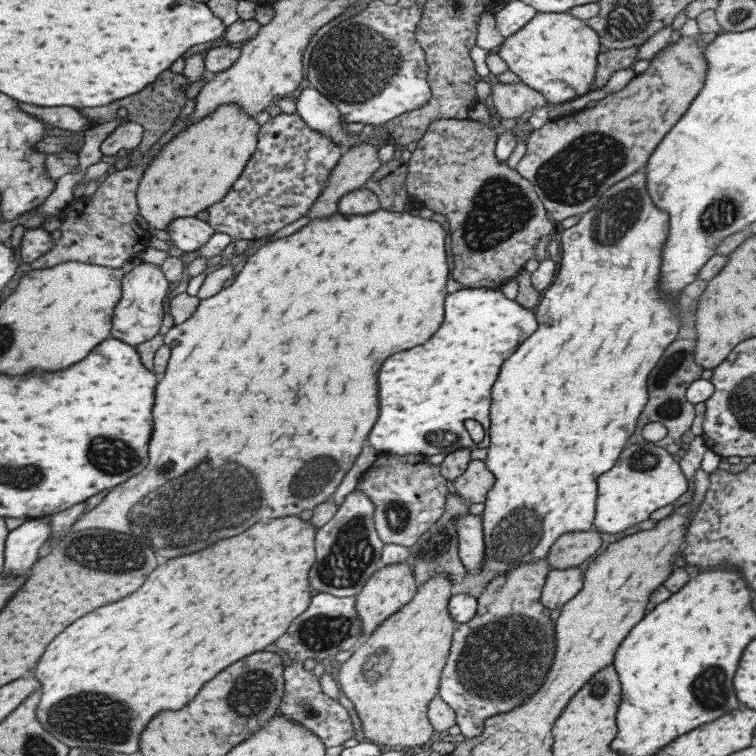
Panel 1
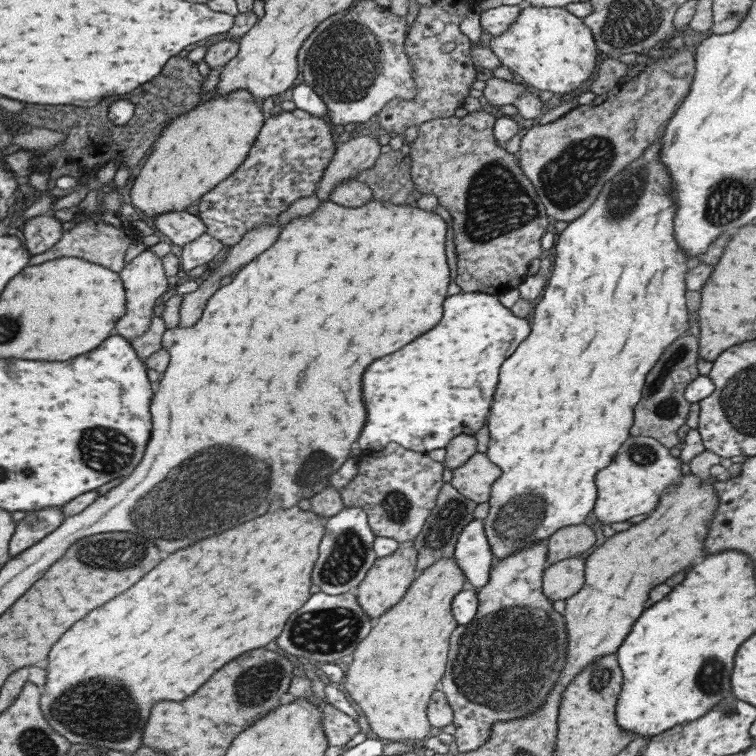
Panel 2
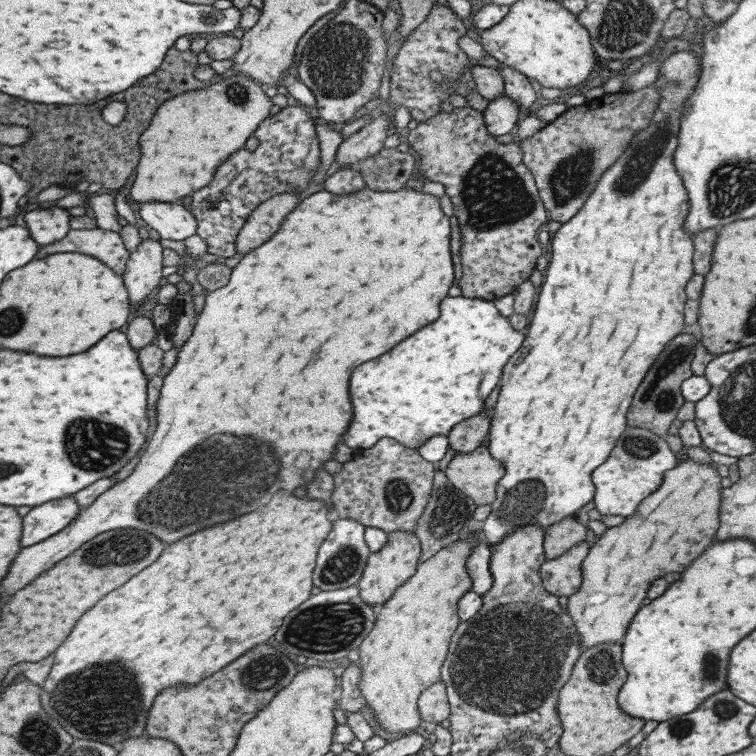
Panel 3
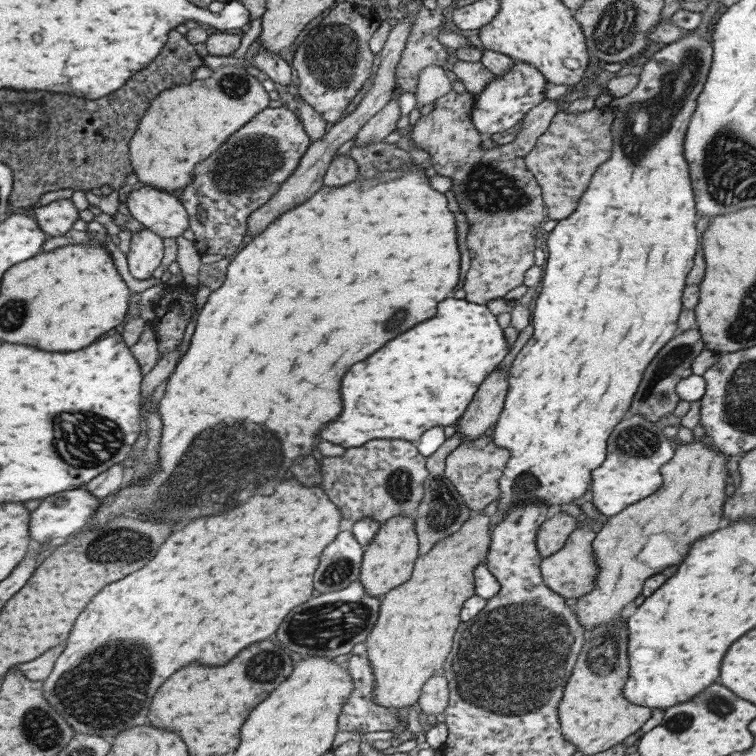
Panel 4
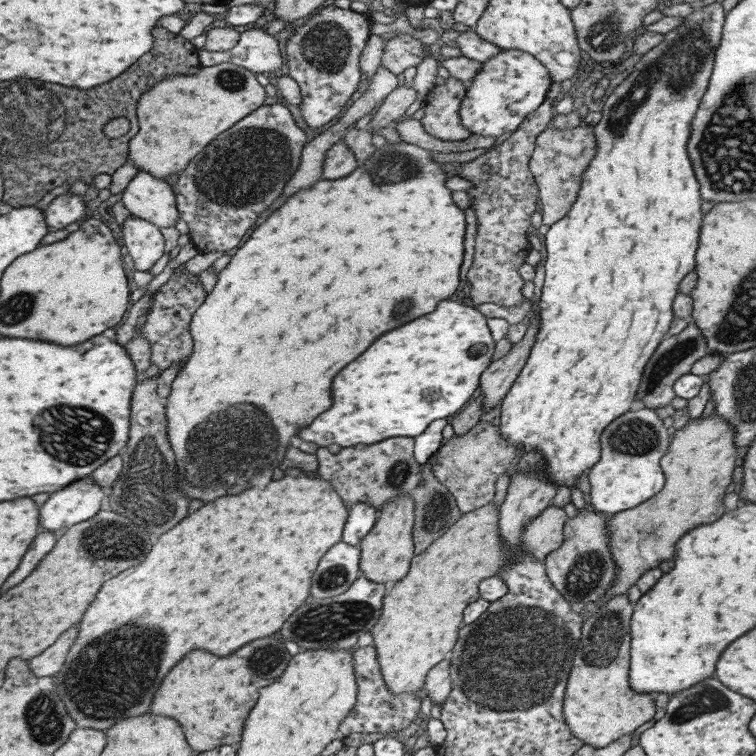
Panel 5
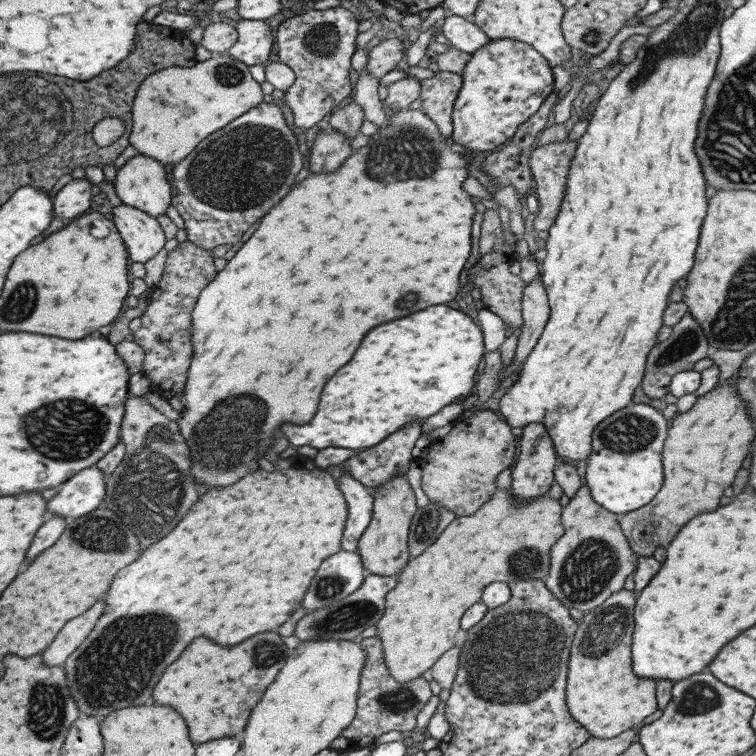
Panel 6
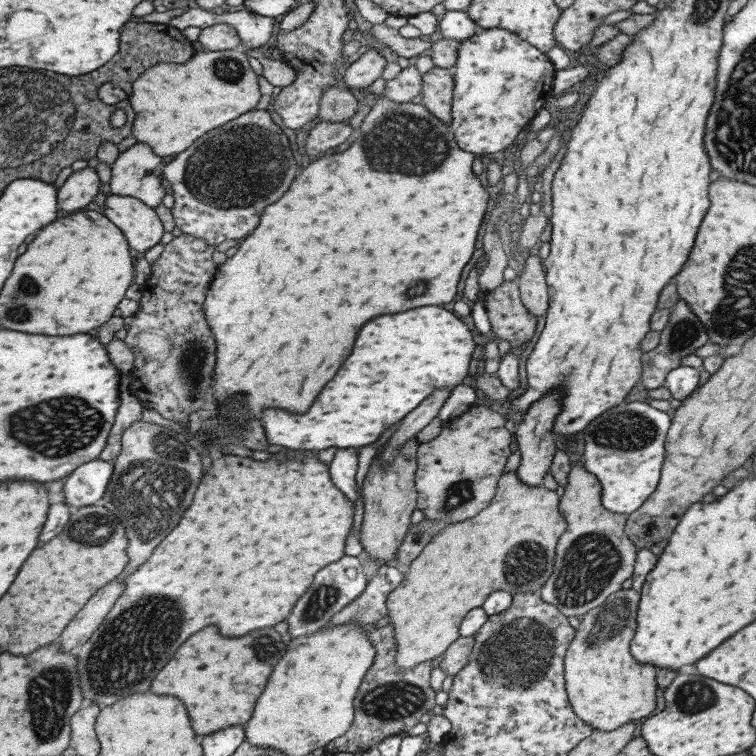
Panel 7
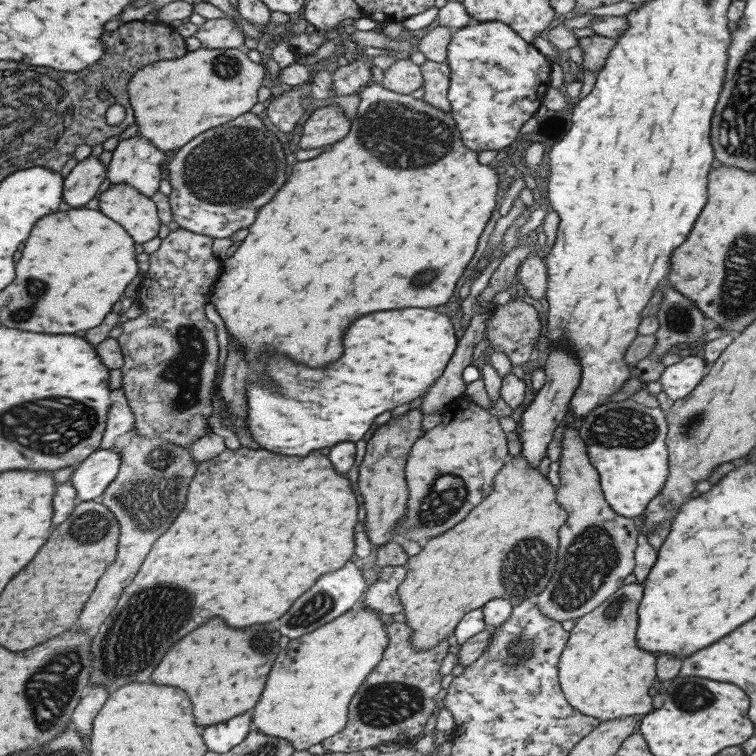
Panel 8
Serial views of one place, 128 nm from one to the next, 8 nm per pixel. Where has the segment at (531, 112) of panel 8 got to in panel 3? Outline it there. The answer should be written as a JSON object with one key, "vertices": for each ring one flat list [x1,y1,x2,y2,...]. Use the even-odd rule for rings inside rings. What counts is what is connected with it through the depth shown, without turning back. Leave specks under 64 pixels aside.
{"vertices":[[506,95,490,100,488,108,483,112,488,132,494,137,508,134,516,126,520,111,518,104]]}

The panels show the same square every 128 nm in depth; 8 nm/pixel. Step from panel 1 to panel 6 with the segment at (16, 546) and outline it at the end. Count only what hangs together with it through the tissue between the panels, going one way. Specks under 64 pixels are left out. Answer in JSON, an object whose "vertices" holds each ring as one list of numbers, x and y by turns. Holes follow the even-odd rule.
{"vertices":[[88,467,62,483,61,491,50,500,48,510,64,518,87,515,96,510,106,496,105,472,98,467]]}

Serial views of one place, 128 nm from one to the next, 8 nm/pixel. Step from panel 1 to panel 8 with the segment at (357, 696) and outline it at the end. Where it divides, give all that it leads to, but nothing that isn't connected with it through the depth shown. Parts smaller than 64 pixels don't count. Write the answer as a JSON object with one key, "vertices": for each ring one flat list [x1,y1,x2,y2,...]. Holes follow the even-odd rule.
{"vertices":[[520,454,508,458,507,463,495,476,492,496,478,504,469,515,450,528,446,534,423,543,422,550,408,559,406,579,397,594,404,606,405,623,412,630,411,643,417,651,435,647,440,641,453,642,452,636,462,617,470,611,481,609,493,599,510,601,512,607,540,595,556,571,558,552,558,528,568,513,558,504,556,488,548,477,532,468]]}

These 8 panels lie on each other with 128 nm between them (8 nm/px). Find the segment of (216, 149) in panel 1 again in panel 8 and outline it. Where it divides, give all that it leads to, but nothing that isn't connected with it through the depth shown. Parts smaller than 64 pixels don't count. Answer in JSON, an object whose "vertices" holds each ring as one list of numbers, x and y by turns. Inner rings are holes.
{"vertices":[[204,46,199,49,188,51,184,56,175,59,153,61,152,64,144,65,144,68,137,70,132,78,129,80,127,86,129,102,131,103,132,109,134,110,135,115,135,124,139,126,139,133,147,138,153,146,156,146,160,151,173,151,183,148,192,138,196,138,198,134,206,132,208,128,214,128,214,126,220,126,224,122,229,122,230,120,235,120,238,116,244,115,246,112,249,112,258,102,258,90,264,84,268,83,267,80,267,71,264,63,258,64,256,62,250,61,246,55,244,49,235,49,235,48,219,48,219,49,206,49]]}

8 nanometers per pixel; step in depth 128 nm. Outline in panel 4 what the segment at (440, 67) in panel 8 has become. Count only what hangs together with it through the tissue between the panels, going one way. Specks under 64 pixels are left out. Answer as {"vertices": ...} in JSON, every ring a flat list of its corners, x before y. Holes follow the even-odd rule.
{"vertices":[[450,92,434,102,434,110,421,118,413,126,411,140,416,147,428,152,430,162,434,170,440,176,451,178,452,191,458,198,458,204,462,212,468,216,468,248,471,257,471,265,464,278,465,299,474,304,486,304,504,296,520,286,524,282,524,273,534,266,535,257,538,253,534,245,536,227,541,222,547,222,546,205,543,203,540,185,534,175,525,165,525,157,534,149,539,136,549,127,554,116,561,111,560,104,553,100,545,99,542,103,532,108,518,127,519,135,508,144,498,148,482,148,481,132,472,125,472,108,474,108,474,96,471,93,458,94]]}

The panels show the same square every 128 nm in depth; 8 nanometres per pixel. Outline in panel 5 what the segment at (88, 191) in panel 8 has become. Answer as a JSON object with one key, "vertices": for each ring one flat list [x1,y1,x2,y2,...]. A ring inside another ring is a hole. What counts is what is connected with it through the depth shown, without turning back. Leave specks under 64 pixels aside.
{"vertices":[[68,191,47,204,42,214,50,230,64,229,69,224,80,222,84,217,86,207,82,197,72,195]]}

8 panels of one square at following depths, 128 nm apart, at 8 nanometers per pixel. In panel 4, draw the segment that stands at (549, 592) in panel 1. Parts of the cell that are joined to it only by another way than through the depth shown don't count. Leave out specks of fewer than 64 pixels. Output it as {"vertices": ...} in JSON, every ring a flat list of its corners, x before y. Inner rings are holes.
{"vertices":[[578,523,565,545,554,554,541,560,541,574,546,586,556,594,566,598,580,598,588,595,596,586,598,568,593,553,593,540,597,533,587,524]]}

